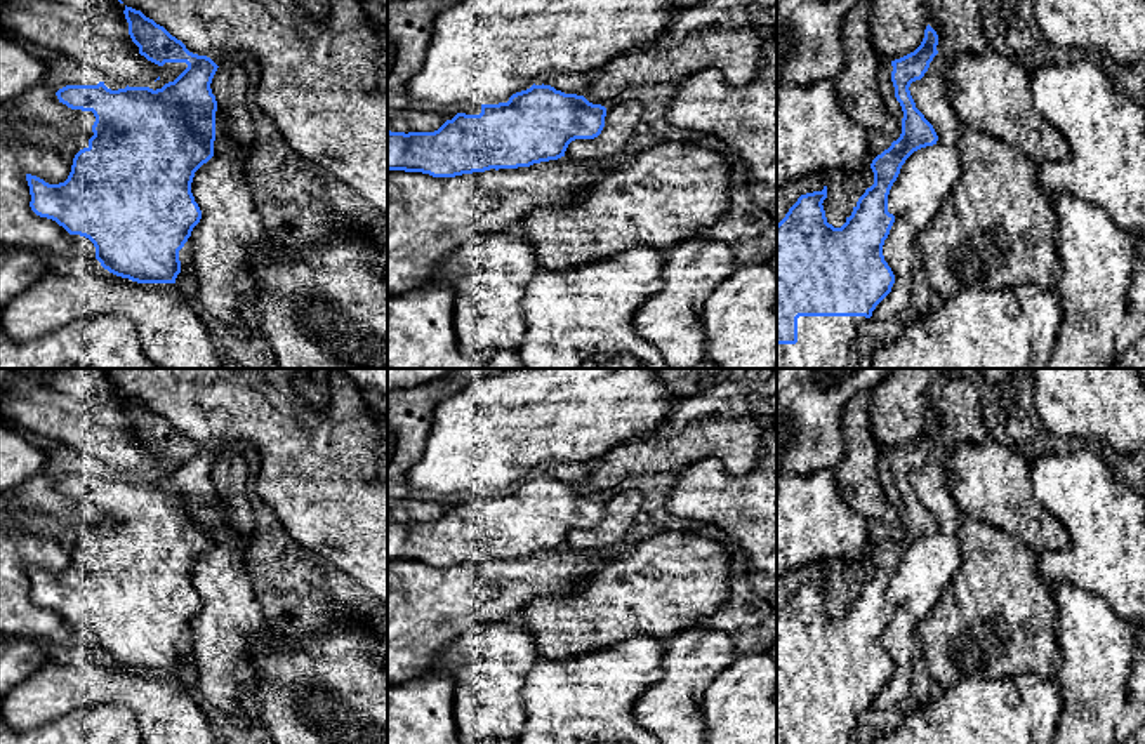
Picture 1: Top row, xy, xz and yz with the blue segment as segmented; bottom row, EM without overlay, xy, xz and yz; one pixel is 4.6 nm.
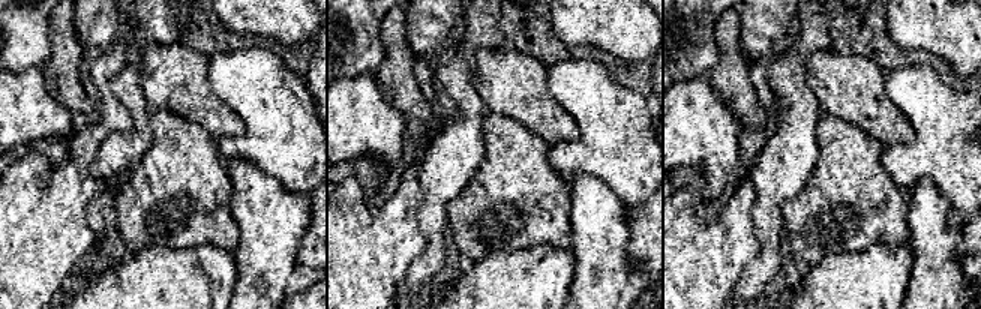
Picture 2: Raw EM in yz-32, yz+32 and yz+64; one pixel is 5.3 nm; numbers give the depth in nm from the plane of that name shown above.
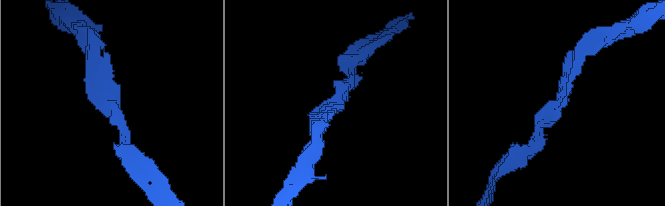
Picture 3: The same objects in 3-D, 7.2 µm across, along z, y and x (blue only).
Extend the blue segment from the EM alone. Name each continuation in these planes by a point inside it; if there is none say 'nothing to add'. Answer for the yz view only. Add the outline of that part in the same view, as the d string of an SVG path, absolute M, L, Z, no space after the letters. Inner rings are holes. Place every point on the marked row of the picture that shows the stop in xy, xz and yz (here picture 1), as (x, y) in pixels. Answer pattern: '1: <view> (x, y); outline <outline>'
1: yz (822, 341); outline M799 316L798 342L777 344L777 369L844 369L865 316Z

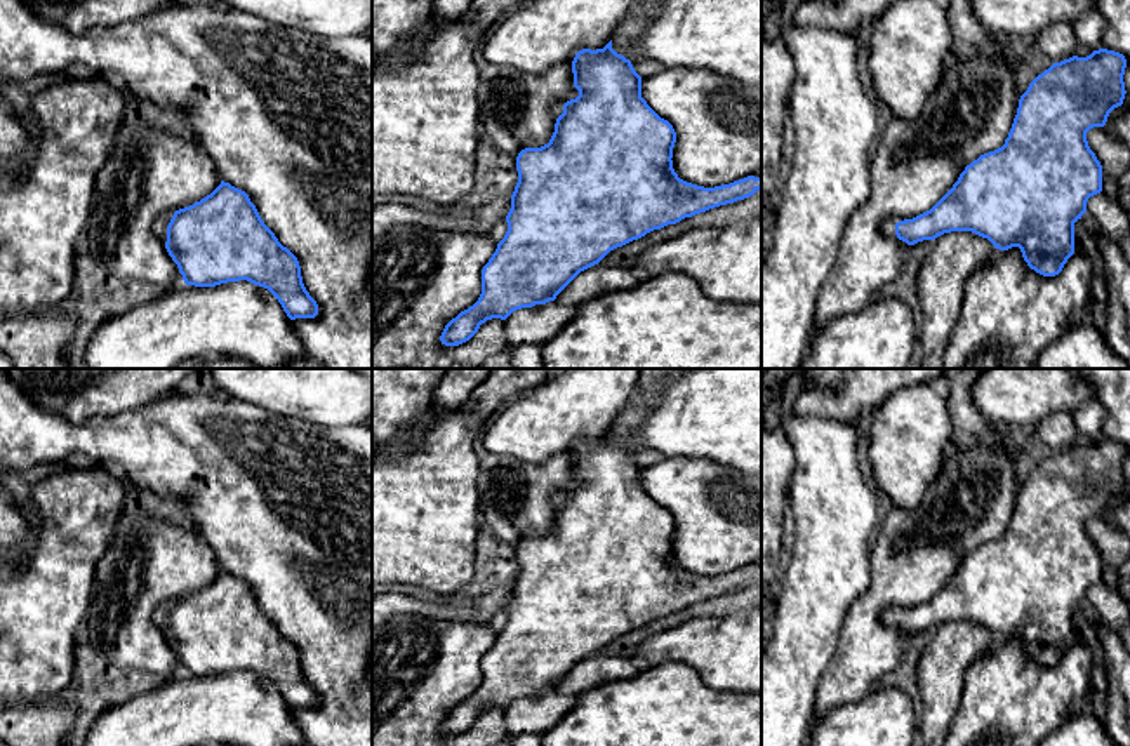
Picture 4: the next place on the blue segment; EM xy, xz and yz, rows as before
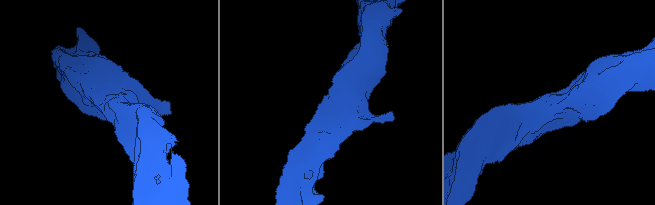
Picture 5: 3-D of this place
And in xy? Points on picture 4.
1: xy (162, 221); outline M174 210L160 214L153 223L153 233L165 243L167 242L167 226L174 216Z

